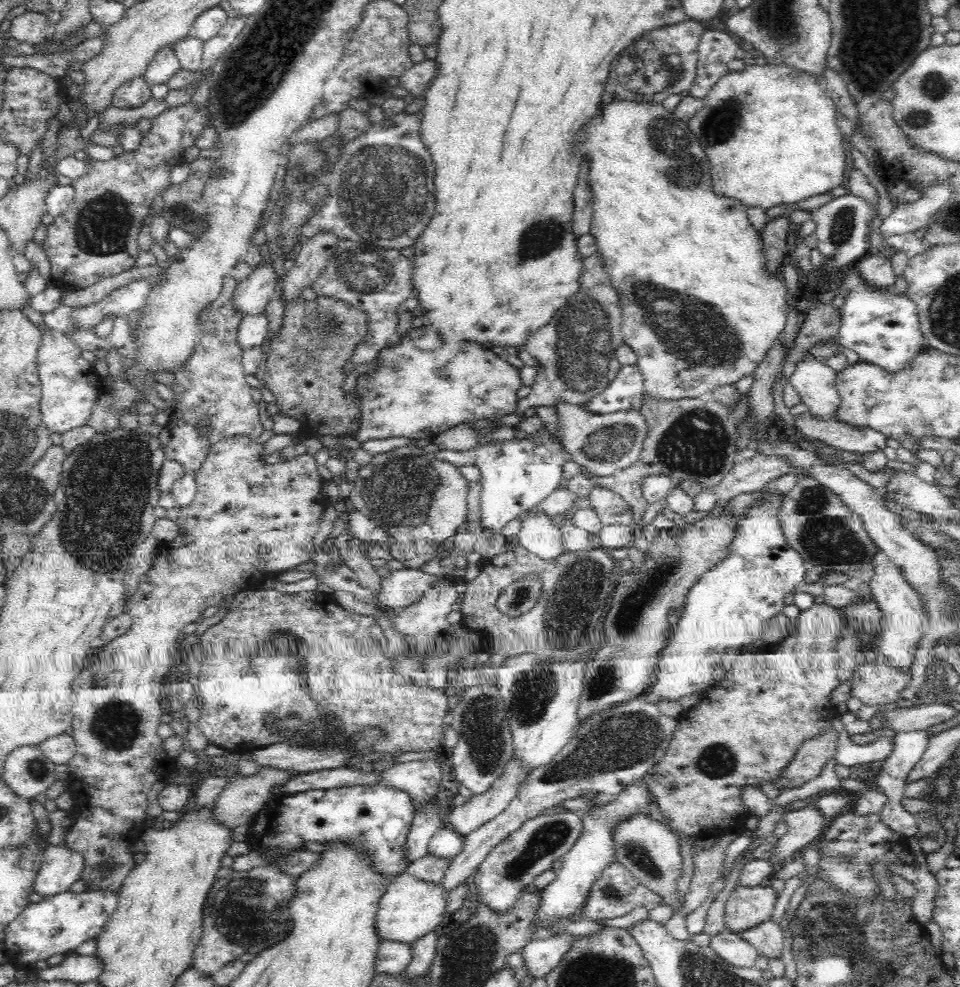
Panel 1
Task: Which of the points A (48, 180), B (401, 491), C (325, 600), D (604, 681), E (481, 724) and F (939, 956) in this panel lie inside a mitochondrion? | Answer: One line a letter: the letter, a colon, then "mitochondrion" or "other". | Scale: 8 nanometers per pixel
A: other
B: mitochondrion
C: other
D: mitochondrion
E: mitochondrion
F: other

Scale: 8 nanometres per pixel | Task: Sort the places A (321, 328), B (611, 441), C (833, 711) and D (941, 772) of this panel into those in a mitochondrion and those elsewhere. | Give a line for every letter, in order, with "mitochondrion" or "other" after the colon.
A: mitochondrion
B: mitochondrion
C: other
D: other

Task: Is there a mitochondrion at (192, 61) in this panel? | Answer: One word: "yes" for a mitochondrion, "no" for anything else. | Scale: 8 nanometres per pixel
no

